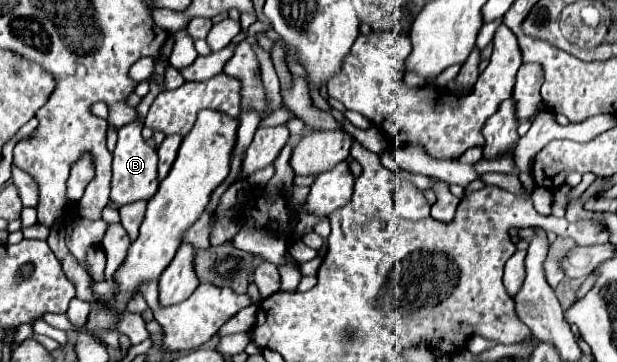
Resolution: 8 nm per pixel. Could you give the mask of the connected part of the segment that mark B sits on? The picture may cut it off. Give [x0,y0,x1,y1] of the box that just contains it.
[110,78,160,206]

